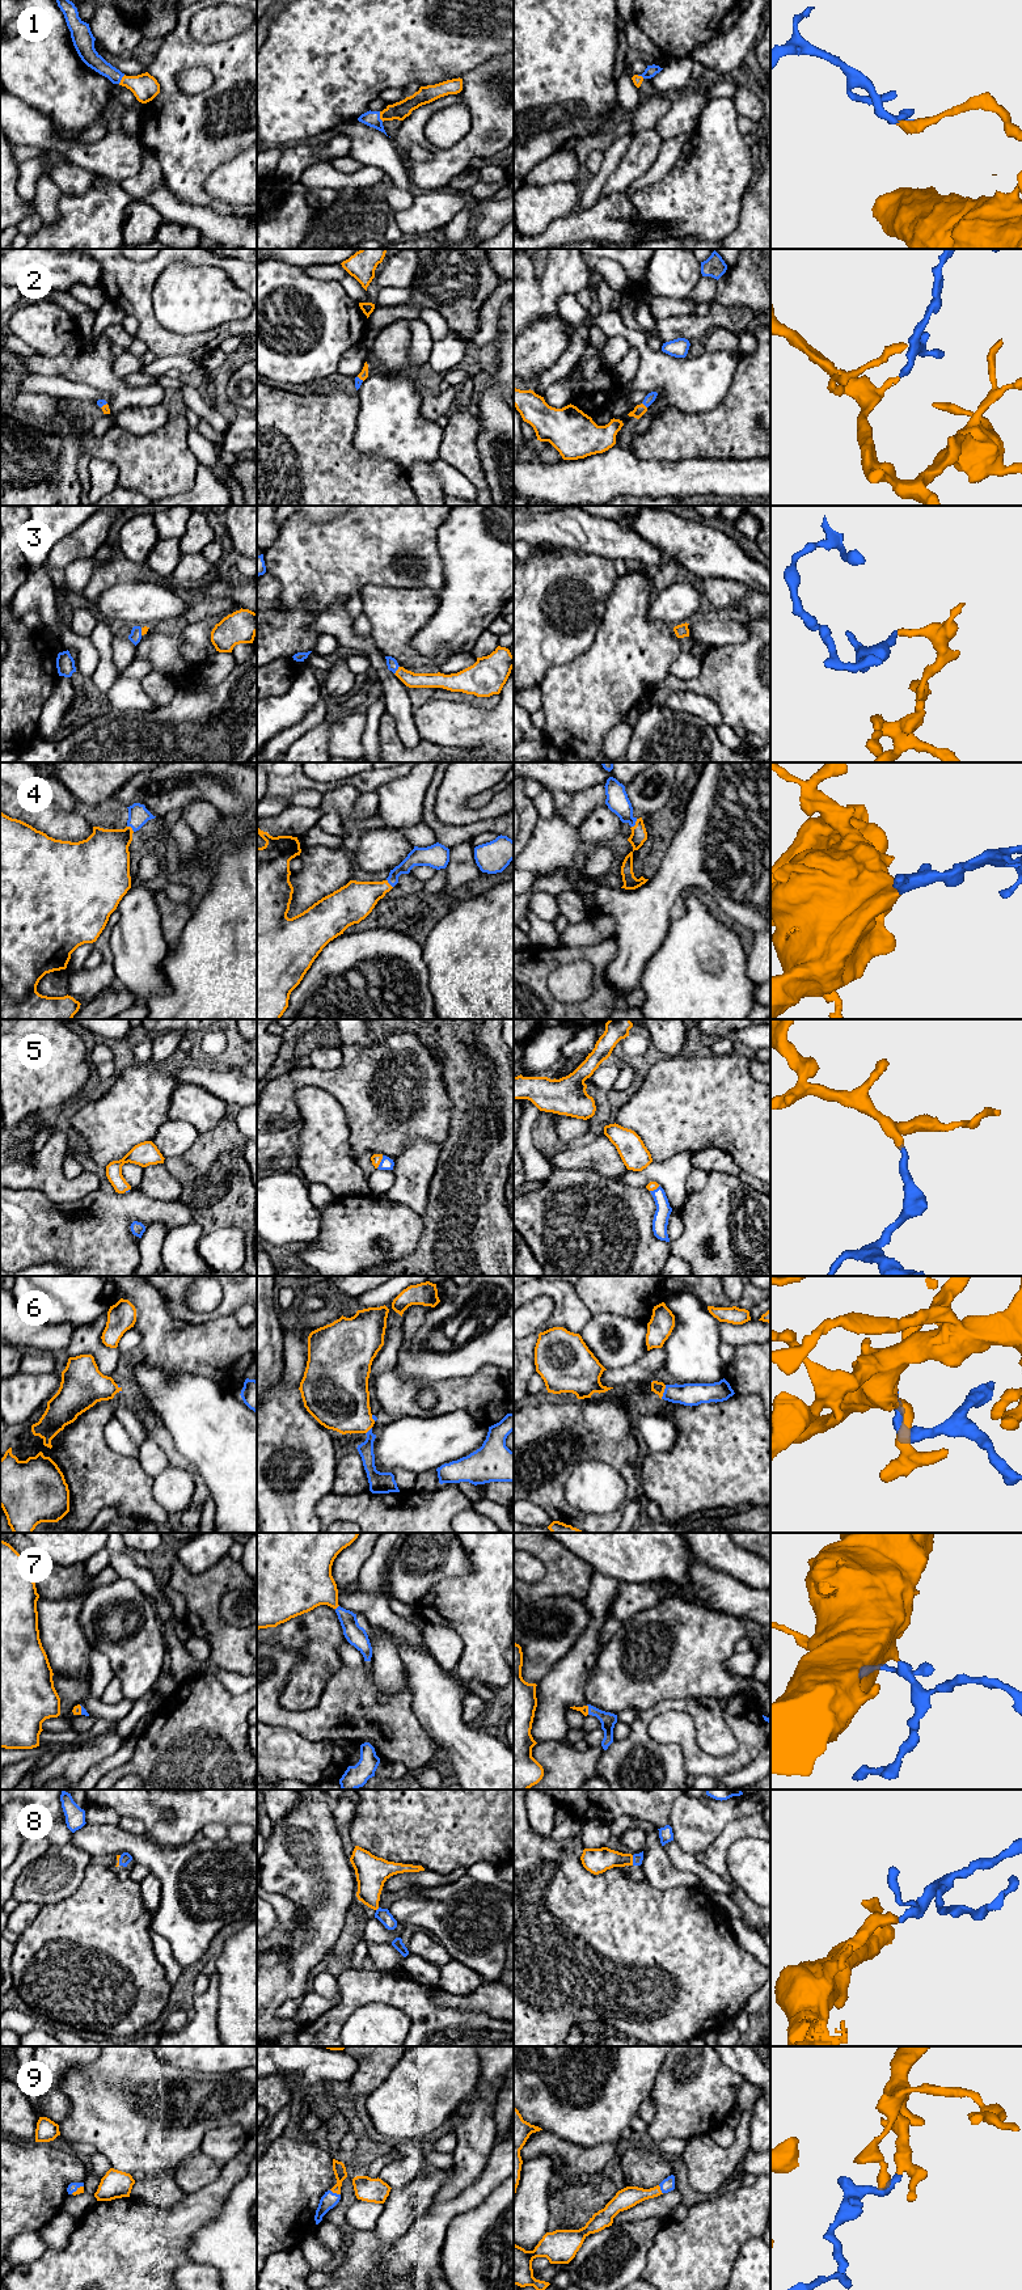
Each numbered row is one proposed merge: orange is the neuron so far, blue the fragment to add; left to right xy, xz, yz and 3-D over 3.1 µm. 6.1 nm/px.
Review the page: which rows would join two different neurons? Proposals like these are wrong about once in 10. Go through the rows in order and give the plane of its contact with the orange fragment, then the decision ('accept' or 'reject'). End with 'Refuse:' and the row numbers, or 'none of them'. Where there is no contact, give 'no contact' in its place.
1: meets orange in xz; accept
2: meets orange in yz; accept
3: meets orange in xz; accept
4: meets orange in yz; accept
5: meets orange in xz; accept
6: meets orange in yz; accept
7: meets orange in xz; accept
8: meets orange in yz; accept
9: meets orange in xz; accept
Refuse: none of them

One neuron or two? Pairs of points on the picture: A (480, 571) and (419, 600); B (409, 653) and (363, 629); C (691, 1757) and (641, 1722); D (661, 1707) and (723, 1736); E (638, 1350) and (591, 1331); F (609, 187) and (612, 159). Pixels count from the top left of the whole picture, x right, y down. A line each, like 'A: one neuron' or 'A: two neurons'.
A: two neurons
B: two neurons
C: two neurons
D: one neuron
E: one neuron
F: two neurons

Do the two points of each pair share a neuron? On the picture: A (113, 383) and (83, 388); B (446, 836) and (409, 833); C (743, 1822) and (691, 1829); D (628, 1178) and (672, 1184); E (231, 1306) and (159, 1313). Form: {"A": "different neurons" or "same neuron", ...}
{"A": "different neurons", "B": "different neurons", "C": "different neurons", "D": "same neuron", "E": "different neurons"}

